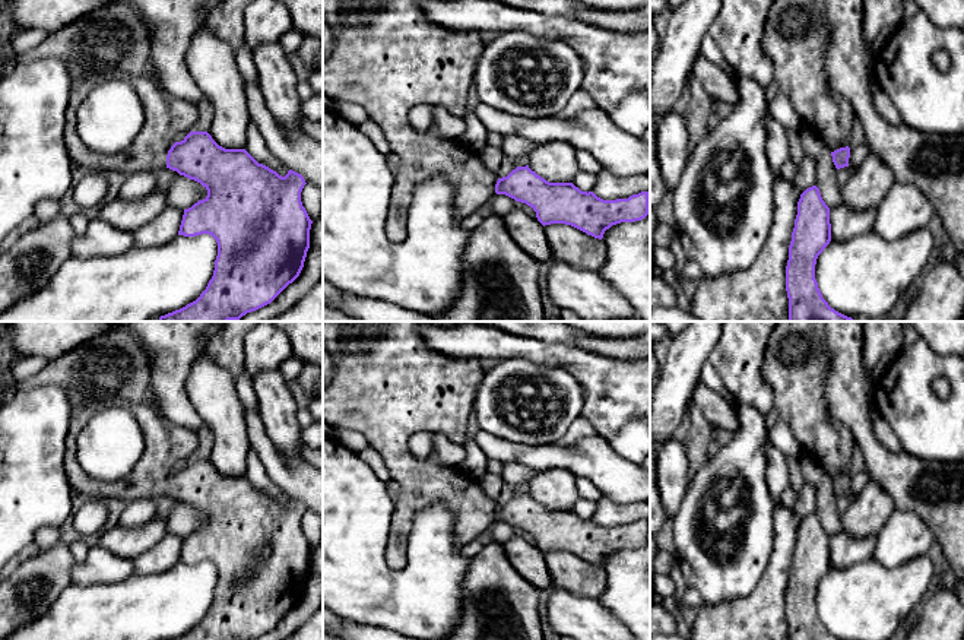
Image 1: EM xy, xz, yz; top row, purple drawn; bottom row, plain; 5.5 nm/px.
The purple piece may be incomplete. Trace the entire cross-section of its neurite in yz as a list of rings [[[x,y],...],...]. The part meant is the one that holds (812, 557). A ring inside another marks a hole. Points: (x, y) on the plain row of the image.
[[[806,516],[797,529],[797,542],[789,573],[786,618],[789,640],[838,640],[822,625],[815,606],[818,583],[831,568],[830,535],[819,516]]]

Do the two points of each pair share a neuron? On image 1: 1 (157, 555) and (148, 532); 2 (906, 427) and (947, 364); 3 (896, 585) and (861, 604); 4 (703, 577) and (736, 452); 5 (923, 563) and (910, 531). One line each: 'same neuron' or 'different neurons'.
1: different neurons
2: same neuron
3: same neuron
4: same neuron
5: different neurons

